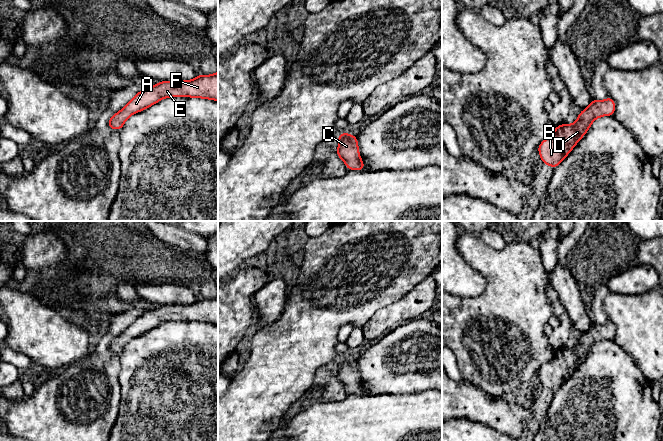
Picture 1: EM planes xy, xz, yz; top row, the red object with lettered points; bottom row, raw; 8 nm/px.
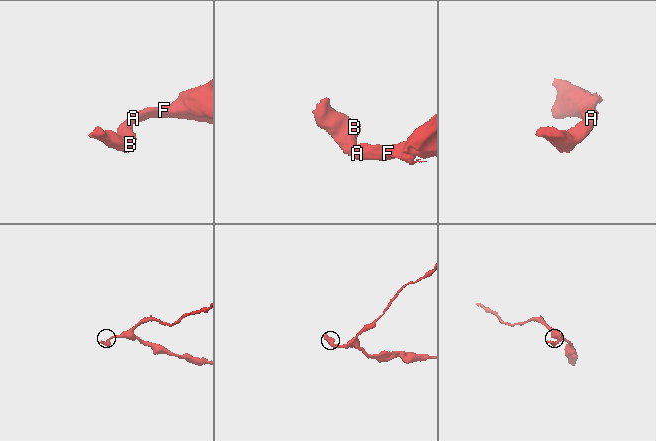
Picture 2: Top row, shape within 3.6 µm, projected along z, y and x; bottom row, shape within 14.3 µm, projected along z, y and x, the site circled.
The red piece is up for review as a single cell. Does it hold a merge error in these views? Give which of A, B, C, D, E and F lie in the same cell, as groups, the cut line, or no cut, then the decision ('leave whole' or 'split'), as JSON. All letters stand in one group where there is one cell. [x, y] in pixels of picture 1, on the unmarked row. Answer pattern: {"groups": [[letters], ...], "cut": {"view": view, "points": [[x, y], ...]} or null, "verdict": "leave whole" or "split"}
{"groups": [["A", "B", "C", "D", "E", "F"]], "cut": null, "verdict": "leave whole"}

